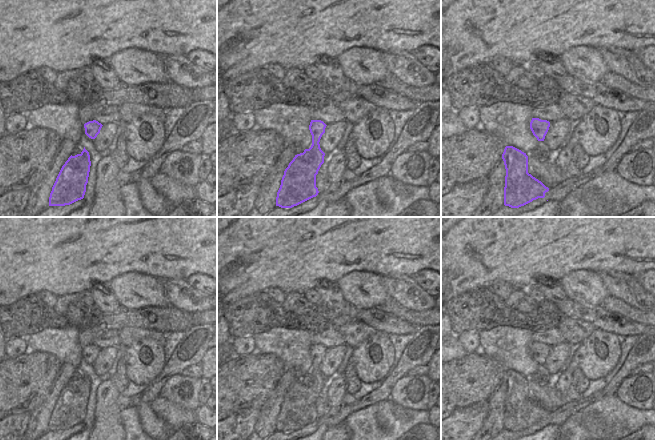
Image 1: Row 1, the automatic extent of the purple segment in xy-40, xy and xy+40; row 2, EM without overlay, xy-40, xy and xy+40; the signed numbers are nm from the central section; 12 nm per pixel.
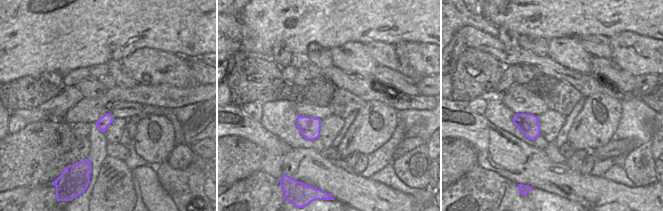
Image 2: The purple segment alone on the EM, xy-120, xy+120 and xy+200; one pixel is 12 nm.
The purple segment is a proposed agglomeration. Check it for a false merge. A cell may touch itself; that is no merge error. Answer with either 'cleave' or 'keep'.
keep

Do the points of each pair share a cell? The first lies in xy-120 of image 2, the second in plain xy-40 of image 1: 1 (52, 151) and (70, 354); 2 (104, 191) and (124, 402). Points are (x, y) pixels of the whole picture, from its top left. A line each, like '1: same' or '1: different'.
1: different
2: different

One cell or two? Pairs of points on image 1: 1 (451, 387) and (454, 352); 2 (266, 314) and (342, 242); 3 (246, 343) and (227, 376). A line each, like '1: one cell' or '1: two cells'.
1: two cells
2: two cells
3: two cells

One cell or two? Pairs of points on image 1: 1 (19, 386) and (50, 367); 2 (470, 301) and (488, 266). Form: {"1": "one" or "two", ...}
{"1": "one", "2": "two"}

